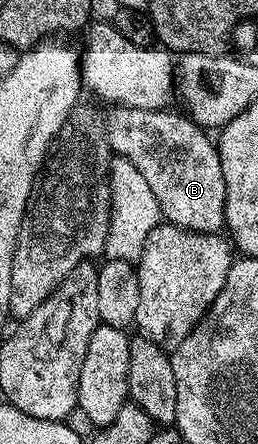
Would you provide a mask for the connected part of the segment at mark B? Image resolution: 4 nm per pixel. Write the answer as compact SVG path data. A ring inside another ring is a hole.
M113 106L105 118L110 151L131 160L159 200L164 221L170 226L215 234L225 230L225 185L216 141L187 116L176 118L165 110L135 110Z

